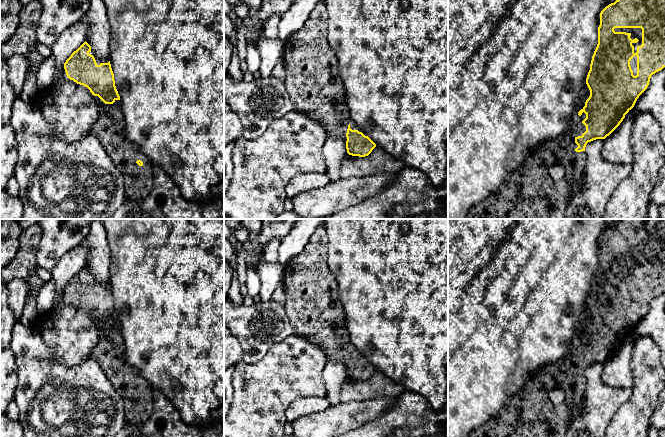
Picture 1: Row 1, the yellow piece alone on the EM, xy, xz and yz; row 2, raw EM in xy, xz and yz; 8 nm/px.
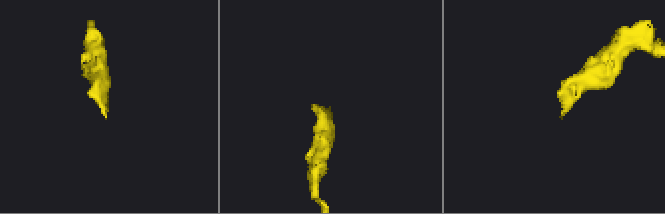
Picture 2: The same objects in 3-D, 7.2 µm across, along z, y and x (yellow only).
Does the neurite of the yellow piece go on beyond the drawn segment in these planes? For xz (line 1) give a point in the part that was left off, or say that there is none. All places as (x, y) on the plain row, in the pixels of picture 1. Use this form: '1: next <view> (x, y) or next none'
1: next xz (313, 305)

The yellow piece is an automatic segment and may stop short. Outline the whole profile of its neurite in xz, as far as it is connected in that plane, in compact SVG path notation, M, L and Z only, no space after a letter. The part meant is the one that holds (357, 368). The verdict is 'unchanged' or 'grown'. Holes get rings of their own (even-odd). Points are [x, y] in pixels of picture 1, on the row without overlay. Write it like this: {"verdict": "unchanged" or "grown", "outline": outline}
{"verdict": "grown", "outline": "M324 225L319 226L311 235L303 251L293 257L285 266L282 281L286 294L285 310L295 332L301 337L313 337L324 351L328 361L342 362L346 366L347 377L352 380L368 380L376 368L351 343L346 327L346 317L341 303L337 282L327 262L328 236Z"}

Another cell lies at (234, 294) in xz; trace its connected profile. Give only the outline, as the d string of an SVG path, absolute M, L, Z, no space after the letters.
M236 276L232 278L228 291L228 298L235 305L241 305L243 303L243 295L240 291L240 282L236 278Z

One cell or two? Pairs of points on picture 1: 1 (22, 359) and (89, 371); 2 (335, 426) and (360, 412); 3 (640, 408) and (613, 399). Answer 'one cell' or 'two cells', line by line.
1: one cell
2: one cell
3: two cells

